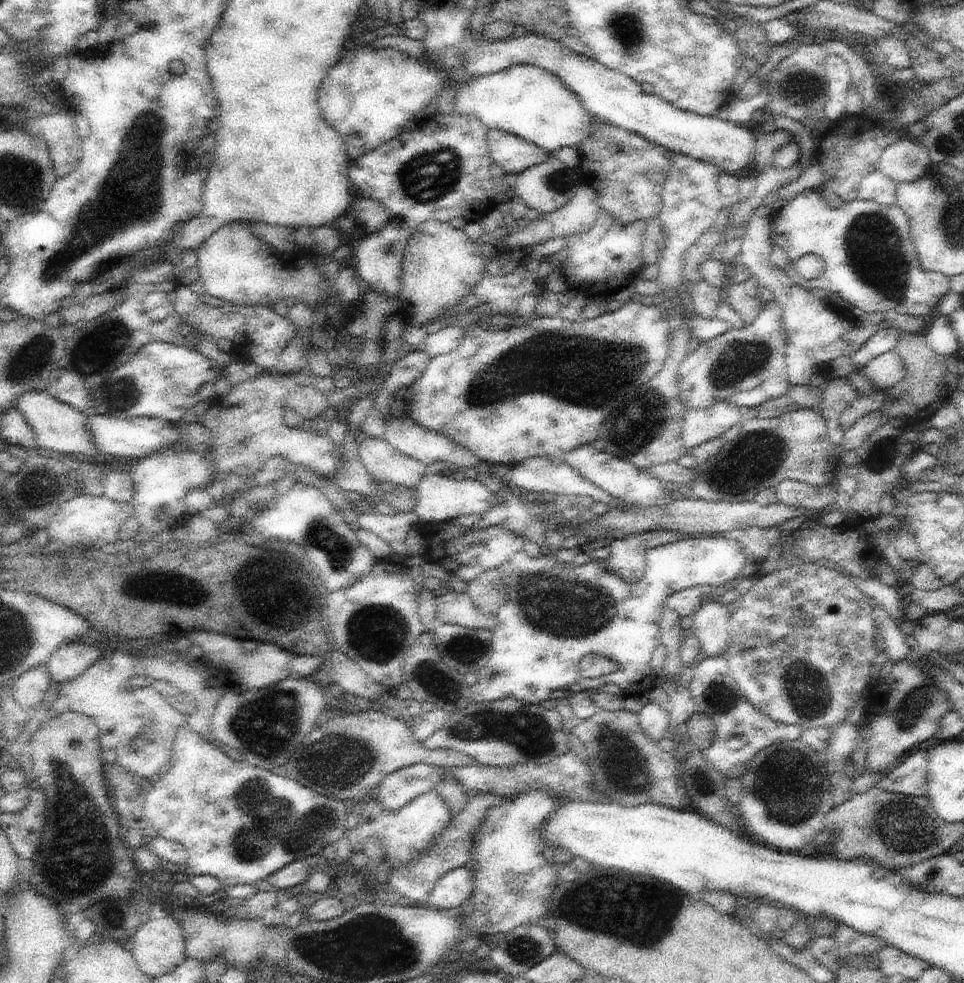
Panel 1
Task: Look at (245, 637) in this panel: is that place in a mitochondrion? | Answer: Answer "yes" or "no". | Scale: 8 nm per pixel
no

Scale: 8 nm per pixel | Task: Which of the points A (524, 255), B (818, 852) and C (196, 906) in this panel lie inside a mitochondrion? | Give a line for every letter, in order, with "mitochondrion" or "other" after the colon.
A: other
B: other
C: other

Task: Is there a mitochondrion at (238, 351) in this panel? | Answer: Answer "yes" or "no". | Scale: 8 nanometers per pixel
no

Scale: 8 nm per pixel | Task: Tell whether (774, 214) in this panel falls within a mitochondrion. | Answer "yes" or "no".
no

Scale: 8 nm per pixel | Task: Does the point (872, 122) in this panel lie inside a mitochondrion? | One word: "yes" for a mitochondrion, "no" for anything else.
no

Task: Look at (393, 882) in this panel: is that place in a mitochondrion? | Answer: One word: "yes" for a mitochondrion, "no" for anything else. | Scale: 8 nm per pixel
no

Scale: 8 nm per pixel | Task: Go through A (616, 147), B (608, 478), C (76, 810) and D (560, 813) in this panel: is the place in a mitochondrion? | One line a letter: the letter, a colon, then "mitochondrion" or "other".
A: mitochondrion
B: other
C: mitochondrion
D: other

